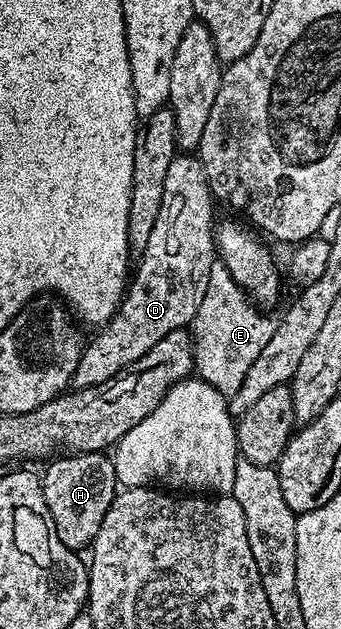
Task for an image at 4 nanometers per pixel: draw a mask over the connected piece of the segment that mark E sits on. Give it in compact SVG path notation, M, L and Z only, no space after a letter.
M216 260L208 276L208 292L204 292L204 301L192 323L197 377L227 396L240 392L248 370L256 364L256 356L260 356L260 352L264 352L264 344L272 340L276 325L275 319L261 312L266 313L252 304L250 295L236 284L226 265Z

